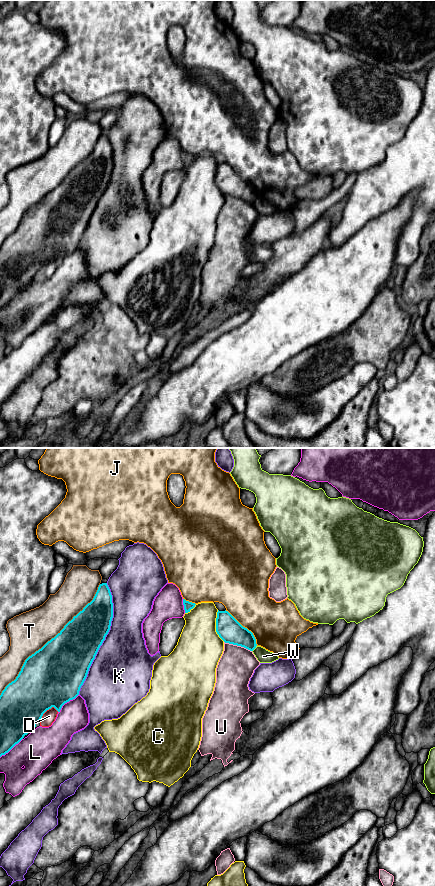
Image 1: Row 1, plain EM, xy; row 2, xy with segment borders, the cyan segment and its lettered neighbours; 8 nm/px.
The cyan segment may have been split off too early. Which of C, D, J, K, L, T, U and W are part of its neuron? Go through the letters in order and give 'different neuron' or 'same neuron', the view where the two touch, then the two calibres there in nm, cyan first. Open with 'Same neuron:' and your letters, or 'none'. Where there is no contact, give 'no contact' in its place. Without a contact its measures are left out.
Same neuron: W
C: different neuron | xy | 190/360 nm
D: different neuron | xy | 460/100 nm
J: different neuron | xy | 190/380 nm
K: different neuron | xy | 360/460 nm
L: different neuron | xy | 480/240 nm
T: different neuron | xy | 440/320 nm
U: different neuron | xy | 190/300 nm
W: same neuron | xy | 190/110 nm

